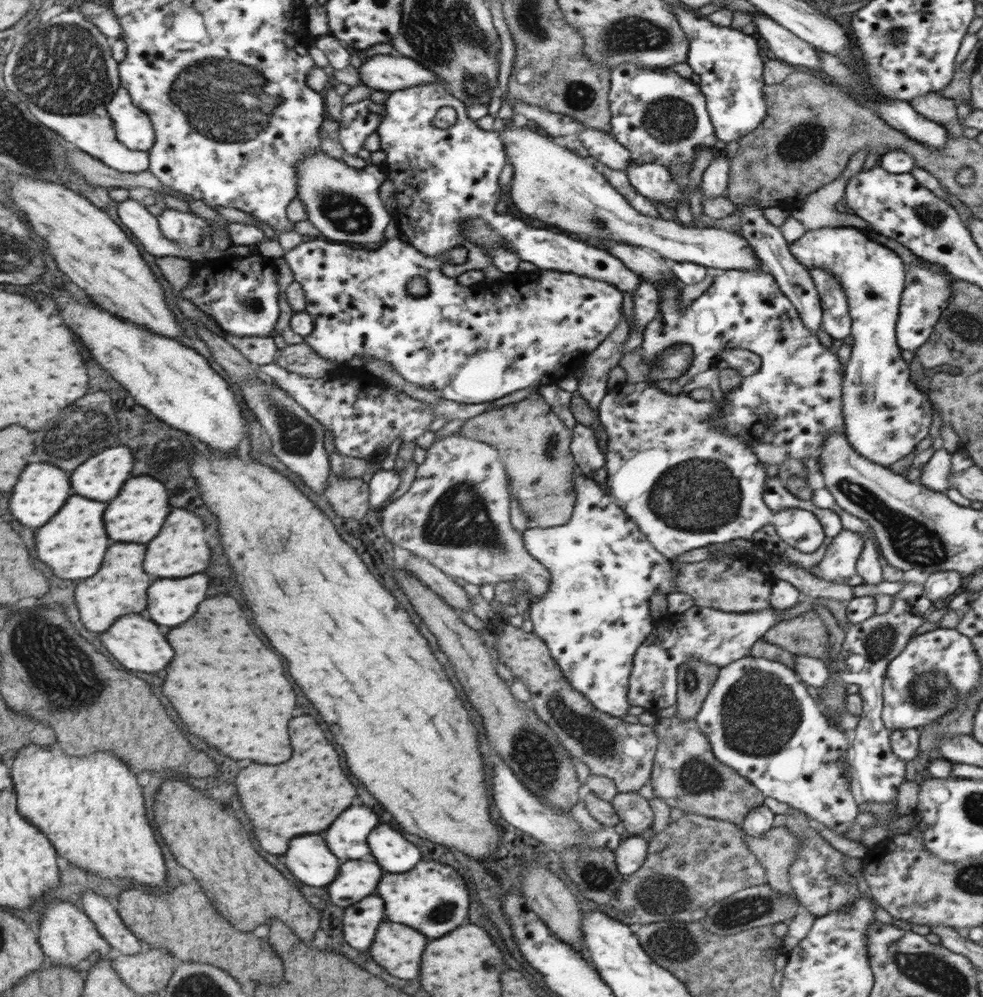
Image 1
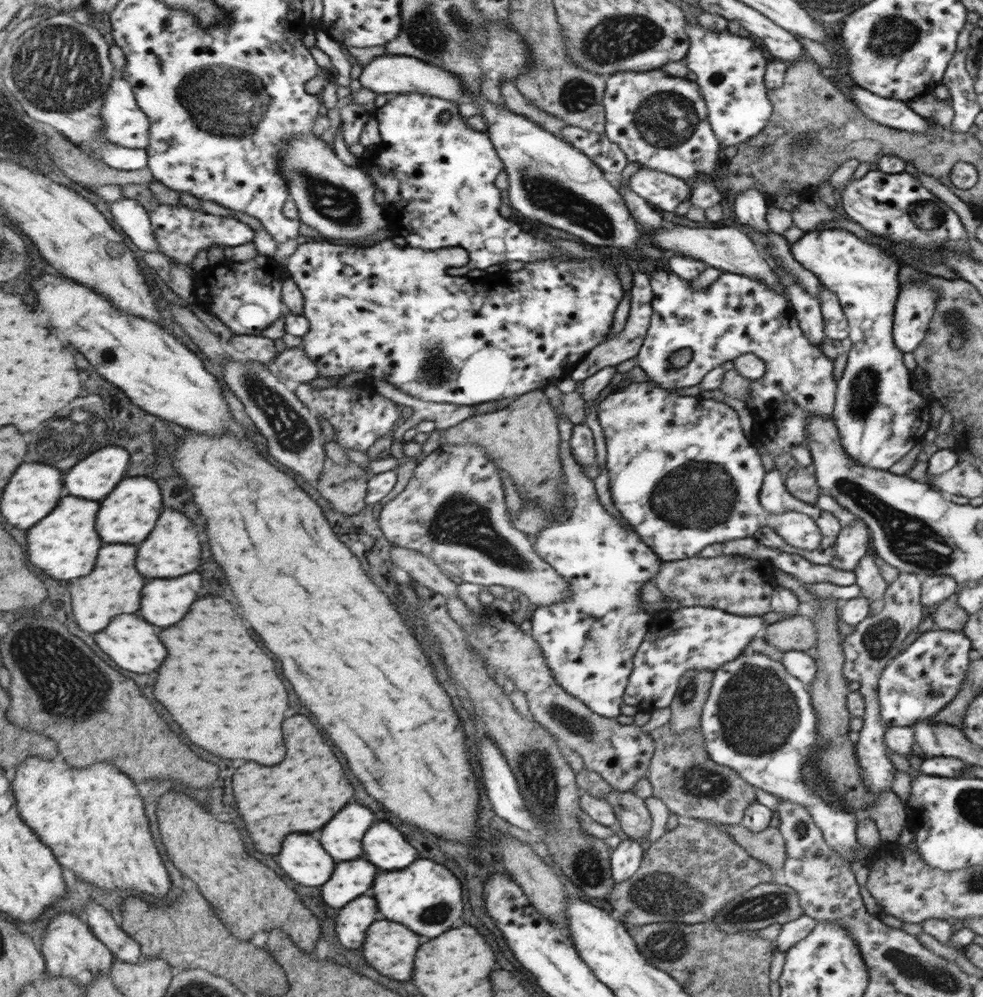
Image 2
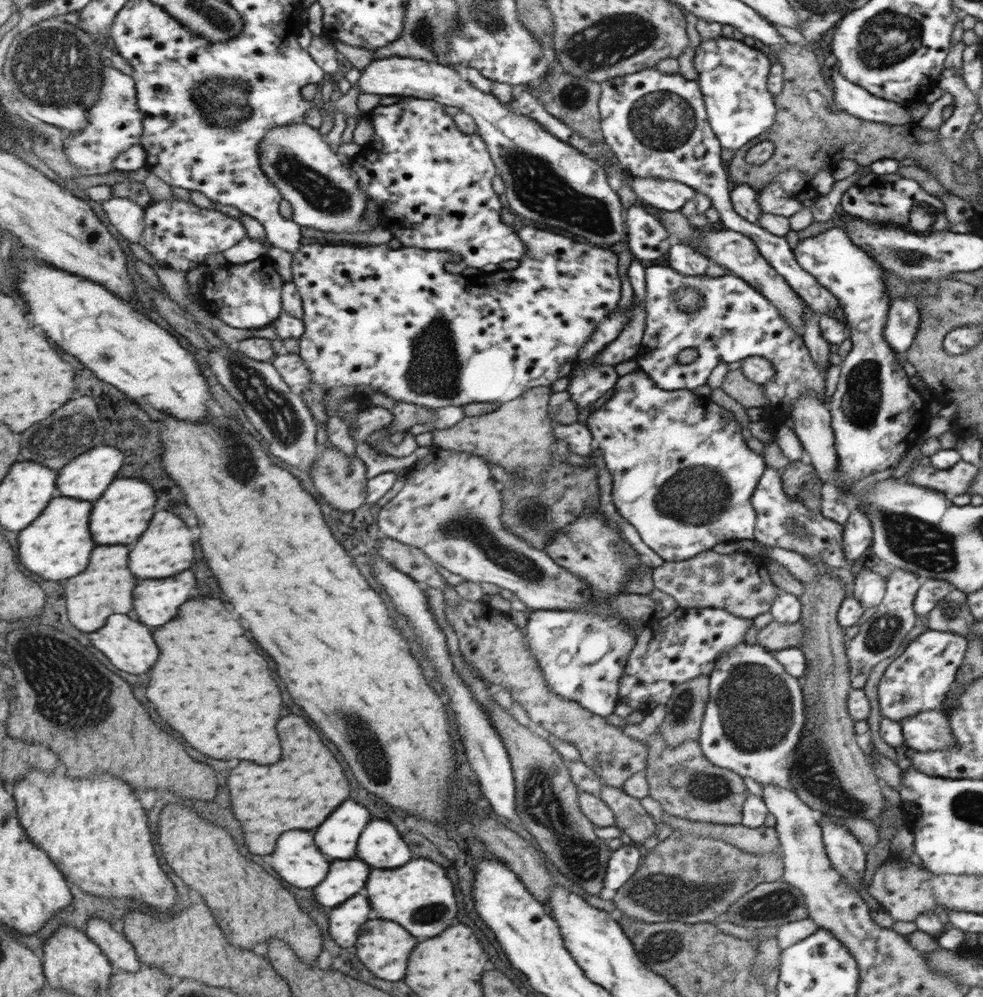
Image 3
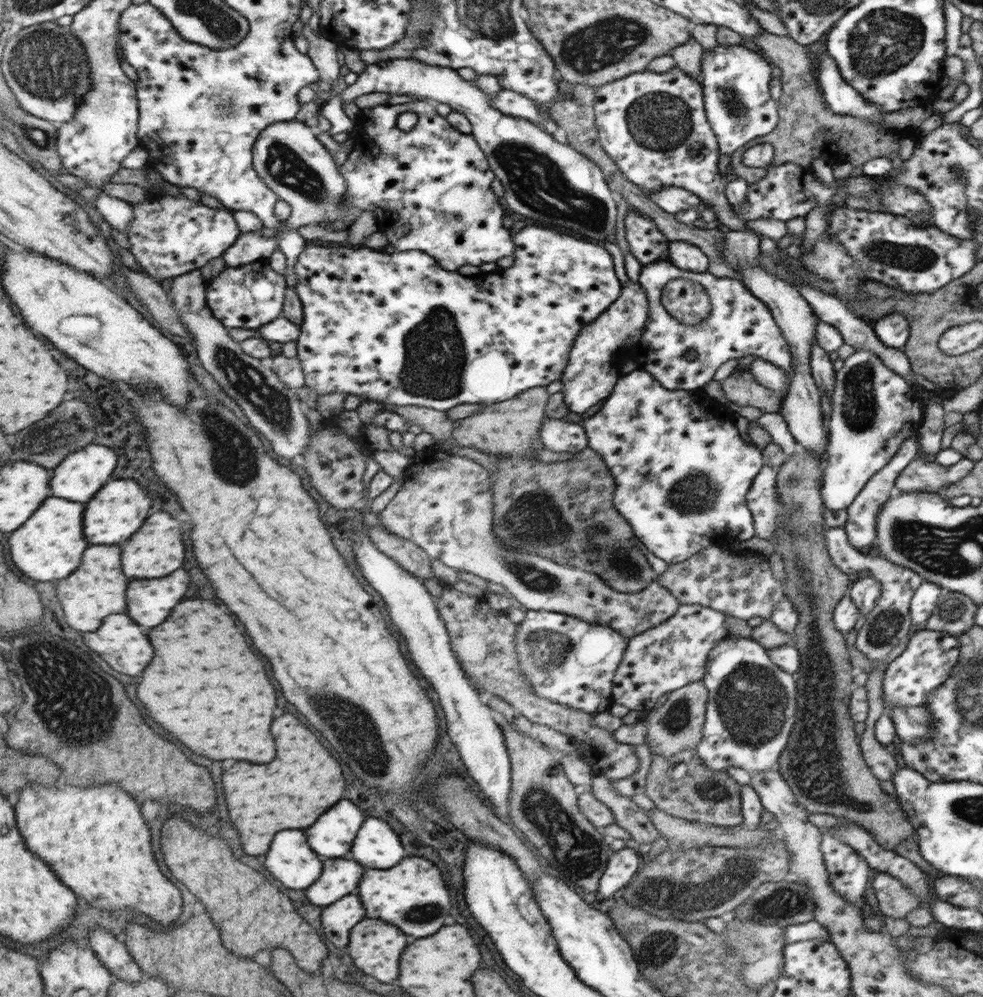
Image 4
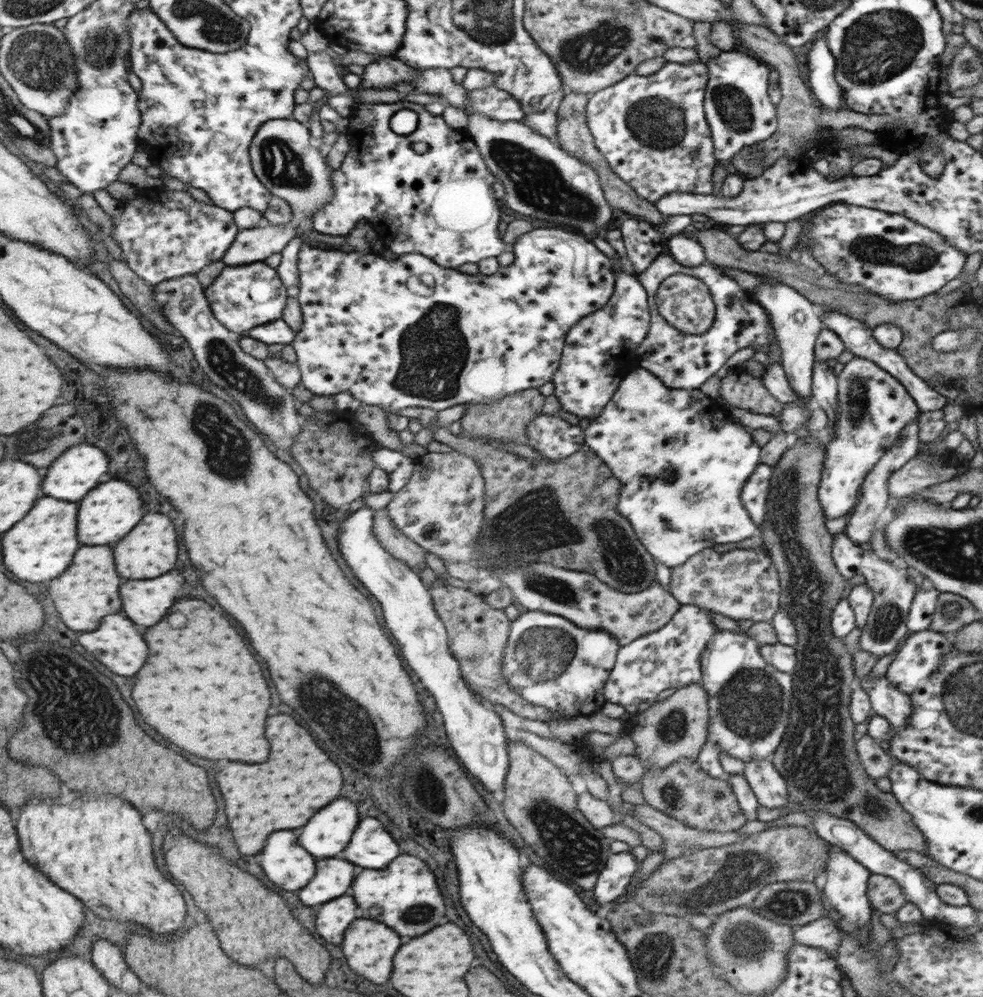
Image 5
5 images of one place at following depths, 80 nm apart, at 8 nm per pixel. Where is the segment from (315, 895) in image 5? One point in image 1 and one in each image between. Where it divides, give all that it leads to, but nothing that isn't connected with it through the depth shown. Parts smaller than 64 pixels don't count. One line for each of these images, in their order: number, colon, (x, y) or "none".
1: (356, 880)
2: (350, 879)
3: (346, 877)
4: (340, 876)

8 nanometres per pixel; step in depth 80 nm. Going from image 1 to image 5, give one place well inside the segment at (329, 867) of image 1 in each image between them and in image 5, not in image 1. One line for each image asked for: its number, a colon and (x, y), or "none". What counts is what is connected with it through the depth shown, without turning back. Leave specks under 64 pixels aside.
2: (303, 858)
3: (297, 860)
4: (291, 861)
5: (289, 865)

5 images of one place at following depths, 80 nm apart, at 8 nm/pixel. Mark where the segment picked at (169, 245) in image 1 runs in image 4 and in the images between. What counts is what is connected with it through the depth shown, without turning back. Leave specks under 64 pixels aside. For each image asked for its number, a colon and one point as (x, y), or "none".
2: (134, 220)
3: (128, 218)
4: (119, 214)

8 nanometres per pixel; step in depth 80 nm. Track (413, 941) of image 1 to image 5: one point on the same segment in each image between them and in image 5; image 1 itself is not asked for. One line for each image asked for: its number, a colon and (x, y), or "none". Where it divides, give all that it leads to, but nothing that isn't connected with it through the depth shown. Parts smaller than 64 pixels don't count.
2: (389, 949)
3: (383, 949)
4: (375, 946)
5: (369, 946)

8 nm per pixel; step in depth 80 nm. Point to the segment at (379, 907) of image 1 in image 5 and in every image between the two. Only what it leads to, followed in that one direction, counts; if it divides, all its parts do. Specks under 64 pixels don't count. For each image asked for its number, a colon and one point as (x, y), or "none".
2: (352, 920)
3: (345, 920)
4: (336, 920)
5: (331, 921)

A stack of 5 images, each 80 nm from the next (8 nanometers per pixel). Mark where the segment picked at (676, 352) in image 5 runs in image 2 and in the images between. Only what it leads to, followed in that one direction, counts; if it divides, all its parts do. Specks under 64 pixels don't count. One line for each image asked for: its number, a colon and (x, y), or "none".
2: (734, 315)
3: (734, 321)
4: (738, 324)

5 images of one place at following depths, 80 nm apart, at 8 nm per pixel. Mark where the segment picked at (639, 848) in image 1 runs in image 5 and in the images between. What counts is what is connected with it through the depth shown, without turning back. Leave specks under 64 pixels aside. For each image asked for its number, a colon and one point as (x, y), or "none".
2: (625, 858)
3: (623, 861)
4: (621, 865)
5: (612, 882)

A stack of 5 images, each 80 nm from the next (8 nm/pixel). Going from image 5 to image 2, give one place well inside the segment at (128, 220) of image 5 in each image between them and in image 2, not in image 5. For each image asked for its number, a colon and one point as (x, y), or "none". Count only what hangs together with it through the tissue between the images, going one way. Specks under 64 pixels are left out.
2: (181, 233)
3: (181, 236)
4: (171, 235)

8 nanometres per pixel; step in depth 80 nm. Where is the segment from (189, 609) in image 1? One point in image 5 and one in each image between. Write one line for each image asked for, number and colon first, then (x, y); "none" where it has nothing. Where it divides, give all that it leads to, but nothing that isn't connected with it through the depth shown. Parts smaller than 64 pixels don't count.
2: (165, 602)
3: (158, 601)
4: (150, 601)
5: (146, 601)

